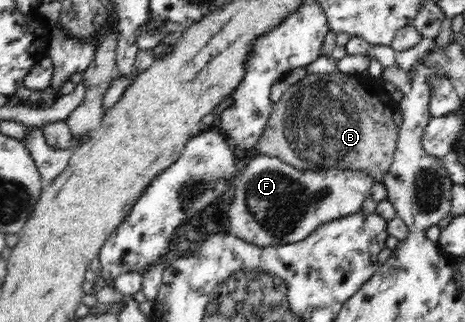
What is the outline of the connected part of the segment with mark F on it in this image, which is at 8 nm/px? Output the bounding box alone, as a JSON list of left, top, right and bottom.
[228,154,376,247]

